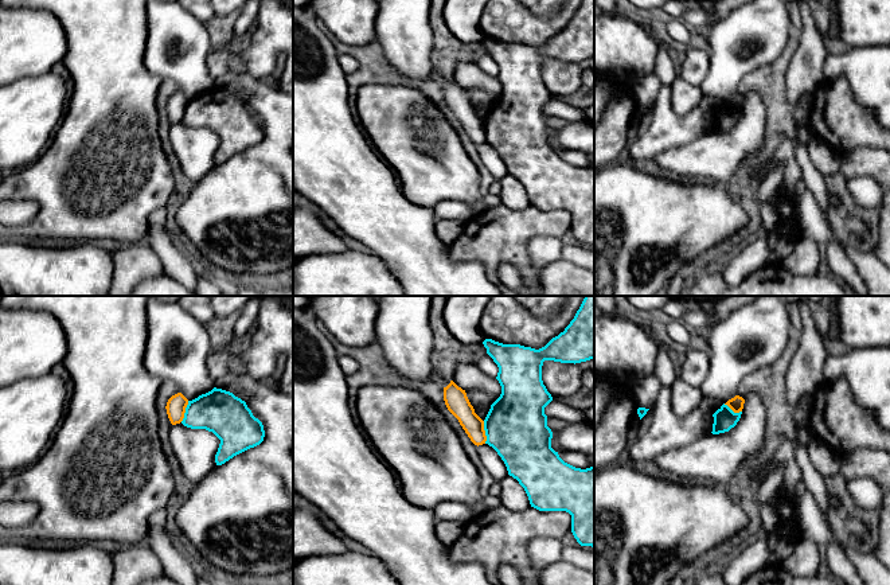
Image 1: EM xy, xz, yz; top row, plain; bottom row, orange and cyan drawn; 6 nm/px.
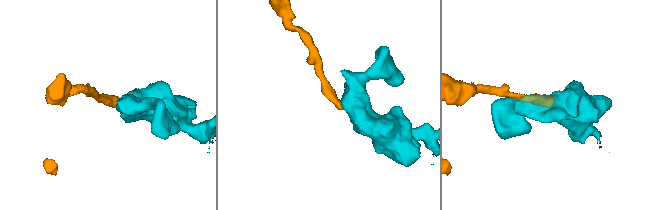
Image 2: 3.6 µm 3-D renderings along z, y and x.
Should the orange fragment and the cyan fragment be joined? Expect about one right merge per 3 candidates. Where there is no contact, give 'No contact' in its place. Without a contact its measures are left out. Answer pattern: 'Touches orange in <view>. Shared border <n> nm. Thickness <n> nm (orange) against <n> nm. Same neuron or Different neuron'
Touches orange in xz. Shared border 140 nm. Thickness 140 nm (orange) against 360 nm. Different neuron

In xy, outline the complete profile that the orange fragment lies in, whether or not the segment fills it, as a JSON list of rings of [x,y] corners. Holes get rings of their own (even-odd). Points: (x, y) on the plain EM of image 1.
[[[177,91],[168,98],[165,108],[172,124],[183,120],[187,104],[188,98],[181,91]]]

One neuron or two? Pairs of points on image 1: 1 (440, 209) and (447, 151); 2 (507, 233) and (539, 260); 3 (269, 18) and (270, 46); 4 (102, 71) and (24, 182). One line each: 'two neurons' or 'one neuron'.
1: two neurons
2: two neurons
3: one neuron
4: one neuron

